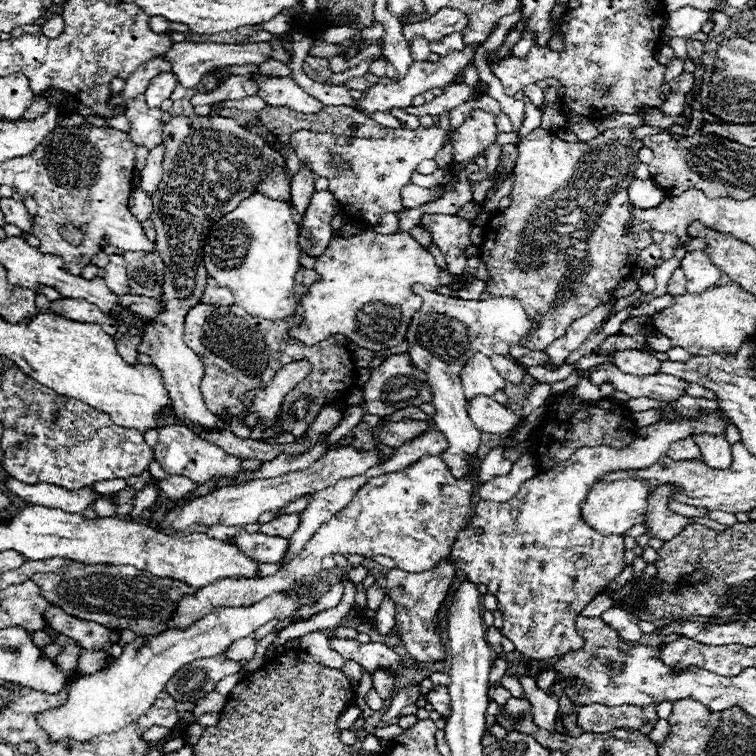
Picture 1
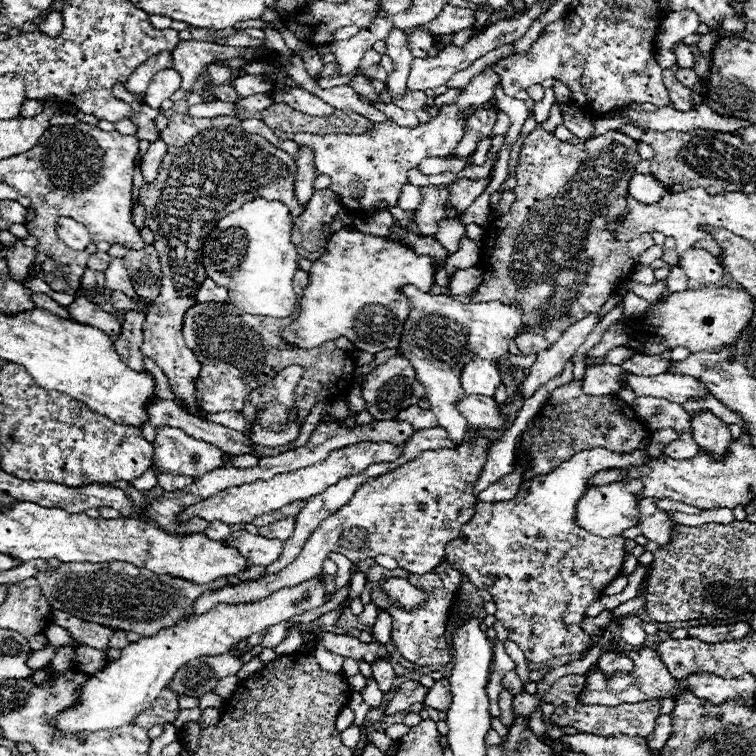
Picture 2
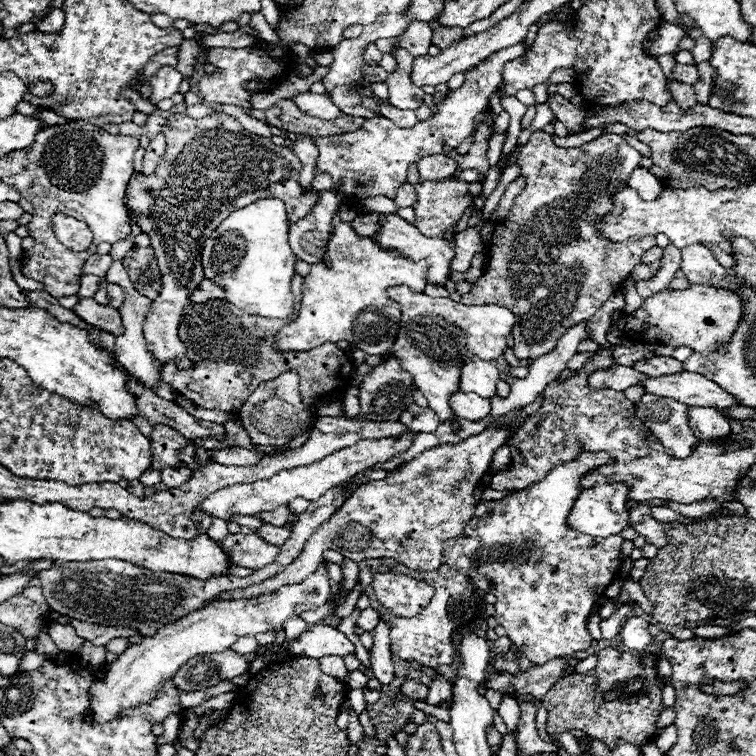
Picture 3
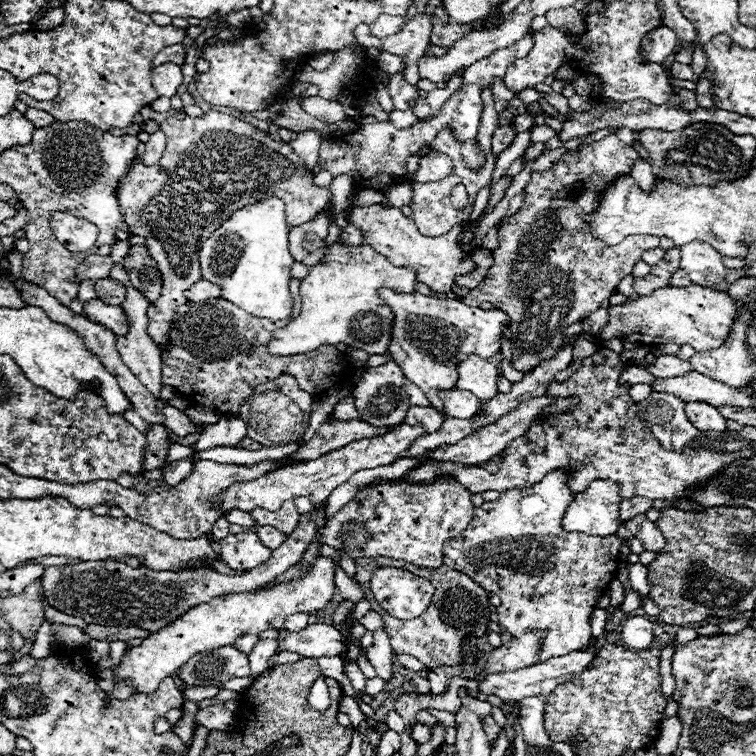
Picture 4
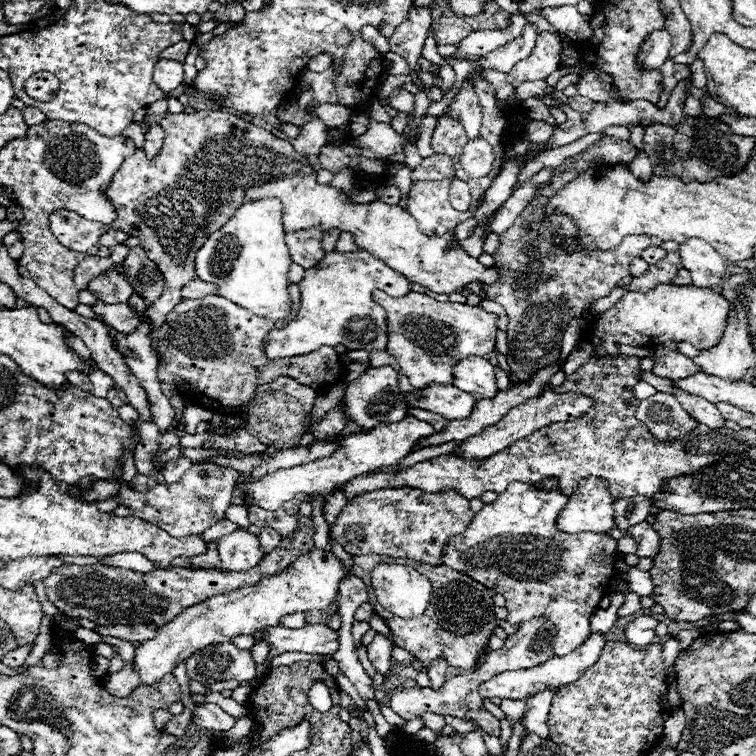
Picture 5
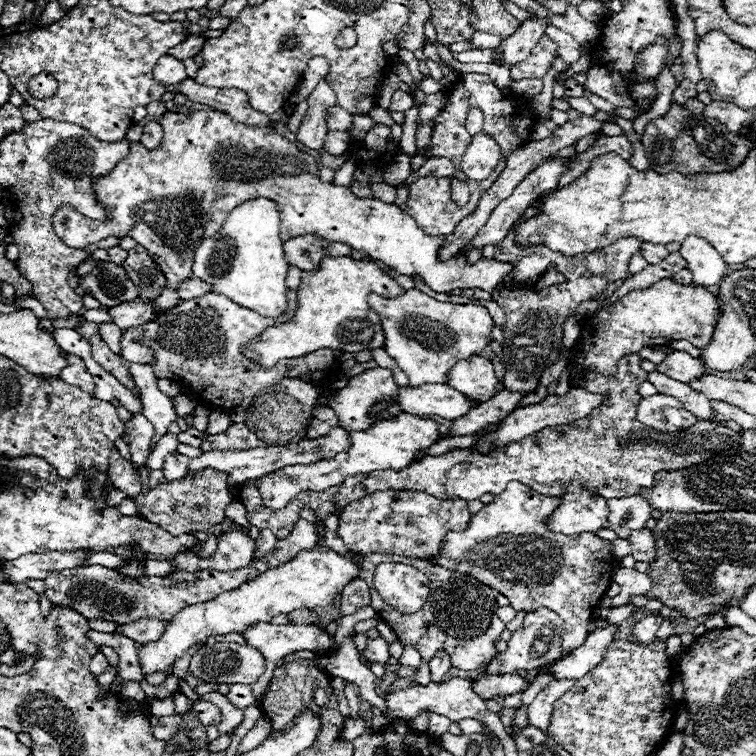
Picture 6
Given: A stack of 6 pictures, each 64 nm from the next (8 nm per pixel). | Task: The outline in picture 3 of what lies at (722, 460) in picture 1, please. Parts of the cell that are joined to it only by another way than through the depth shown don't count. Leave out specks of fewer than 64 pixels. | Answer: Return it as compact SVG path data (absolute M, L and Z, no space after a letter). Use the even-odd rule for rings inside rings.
M690 406L690 428L694 430L694 436L702 440L720 440L730 434L728 420L716 412L714 408L704 406Z

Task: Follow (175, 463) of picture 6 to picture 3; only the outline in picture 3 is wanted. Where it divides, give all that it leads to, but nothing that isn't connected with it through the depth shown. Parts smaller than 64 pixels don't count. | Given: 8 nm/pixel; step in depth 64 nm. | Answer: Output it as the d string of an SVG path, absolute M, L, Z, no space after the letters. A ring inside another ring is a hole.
M182 466L182 468L166 468L166 470L162 470L160 472L160 478L162 478L162 484L170 490L170 488L178 488L178 486L182 486L184 482L188 482L190 480L190 476L192 476L192 472L186 468L186 466Z

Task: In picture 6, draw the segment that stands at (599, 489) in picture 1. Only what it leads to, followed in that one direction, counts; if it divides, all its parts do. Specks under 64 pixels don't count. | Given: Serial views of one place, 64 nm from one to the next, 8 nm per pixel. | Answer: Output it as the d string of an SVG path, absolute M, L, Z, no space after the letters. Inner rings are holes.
M572 482L568 492L562 496L562 504L558 506L558 510L552 514L552 518L548 520L548 528L566 536L574 536L580 532L598 532L600 528L608 528L608 504L606 498L602 498L600 494L594 494L590 490L586 490L582 486L582 482Z

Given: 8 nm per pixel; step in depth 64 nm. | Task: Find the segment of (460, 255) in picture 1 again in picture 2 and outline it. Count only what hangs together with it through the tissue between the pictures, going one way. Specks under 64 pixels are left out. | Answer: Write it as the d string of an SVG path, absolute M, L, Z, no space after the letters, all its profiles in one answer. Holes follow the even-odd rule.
M444 218L442 222L438 222L438 234L434 234L434 238L446 248L448 256L452 256L458 250L460 240L466 236L466 224L462 224L460 218Z

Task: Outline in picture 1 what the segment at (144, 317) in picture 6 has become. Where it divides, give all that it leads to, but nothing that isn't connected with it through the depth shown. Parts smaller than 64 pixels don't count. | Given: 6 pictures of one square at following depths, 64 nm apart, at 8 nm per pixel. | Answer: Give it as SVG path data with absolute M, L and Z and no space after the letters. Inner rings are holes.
M78 298L78 300L54 300L50 302L50 312L52 314L58 314L58 316L64 316L68 320L76 320L76 322L94 322L94 324L100 324L106 334L114 336L116 330L118 330L118 322L114 322L110 316L106 316L102 310L98 310L98 306Z

